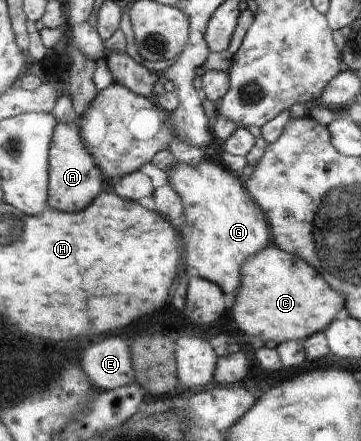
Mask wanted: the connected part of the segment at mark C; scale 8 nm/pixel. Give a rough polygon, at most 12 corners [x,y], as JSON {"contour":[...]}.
{"contour":[[275,244],[240,268],[233,318],[265,343],[325,332],[344,297]]}

